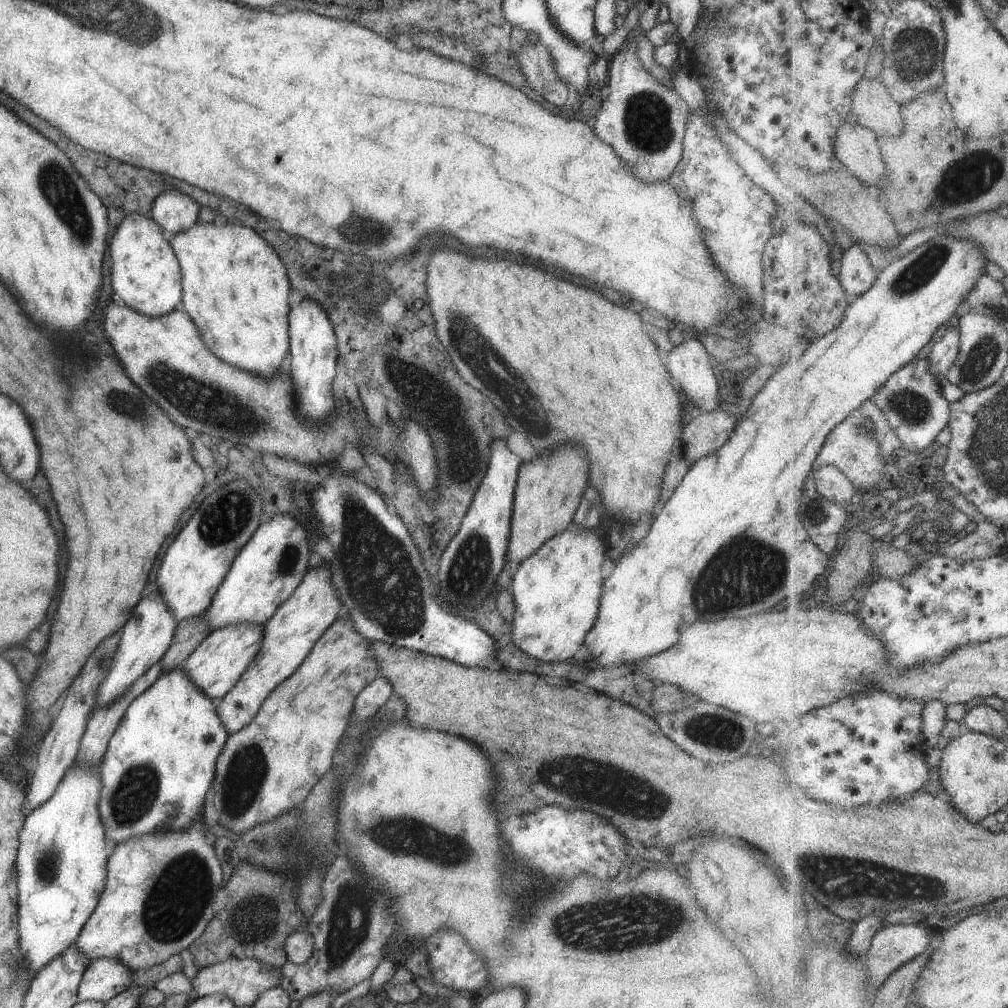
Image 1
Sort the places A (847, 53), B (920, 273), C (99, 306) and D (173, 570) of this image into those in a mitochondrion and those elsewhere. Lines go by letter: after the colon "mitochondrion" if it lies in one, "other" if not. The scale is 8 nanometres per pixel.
A: other
B: mitochondrion
C: other
D: other

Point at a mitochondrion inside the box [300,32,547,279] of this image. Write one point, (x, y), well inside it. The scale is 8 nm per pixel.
(362, 229)

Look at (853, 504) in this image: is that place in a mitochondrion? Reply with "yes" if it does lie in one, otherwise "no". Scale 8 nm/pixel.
no

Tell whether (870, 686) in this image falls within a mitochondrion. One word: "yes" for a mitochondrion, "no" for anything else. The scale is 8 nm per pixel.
no

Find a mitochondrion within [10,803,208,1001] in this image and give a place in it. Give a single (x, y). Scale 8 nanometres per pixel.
(48, 867)

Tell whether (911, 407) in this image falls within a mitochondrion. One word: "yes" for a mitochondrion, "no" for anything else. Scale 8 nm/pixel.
yes

